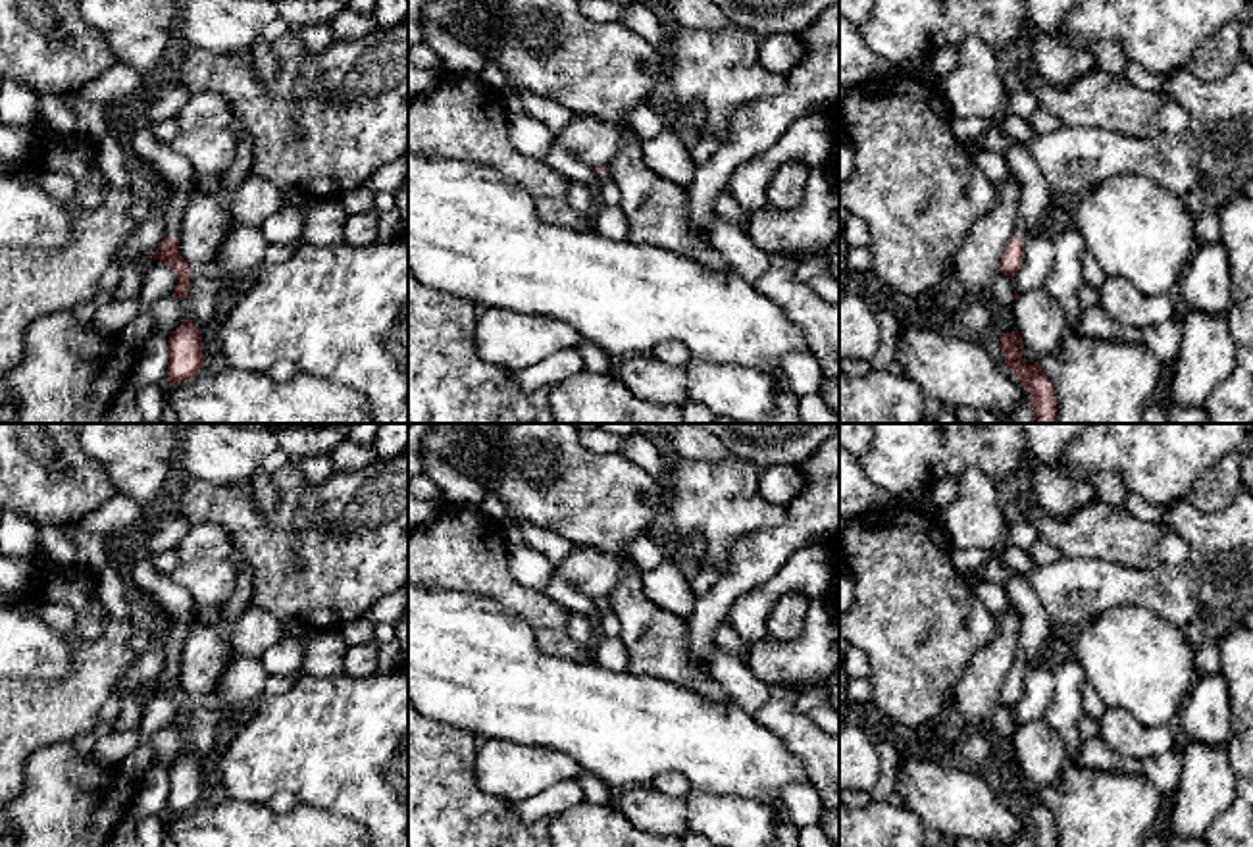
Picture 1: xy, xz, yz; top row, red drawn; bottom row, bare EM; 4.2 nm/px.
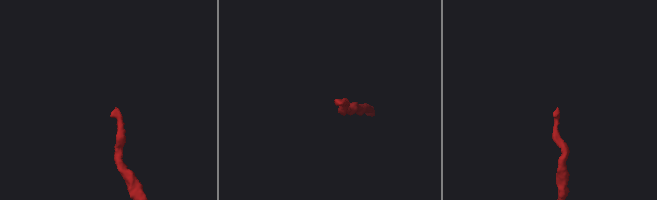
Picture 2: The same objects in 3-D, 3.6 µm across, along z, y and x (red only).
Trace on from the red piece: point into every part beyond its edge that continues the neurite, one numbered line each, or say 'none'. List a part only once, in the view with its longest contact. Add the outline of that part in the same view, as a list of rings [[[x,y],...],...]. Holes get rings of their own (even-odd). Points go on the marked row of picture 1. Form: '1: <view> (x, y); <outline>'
1: xy (172, 168); [[[144,121],[131,133],[131,148],[167,185],[166,235],[181,239],[181,218],[198,175],[187,158],[154,135],[152,125]]]

